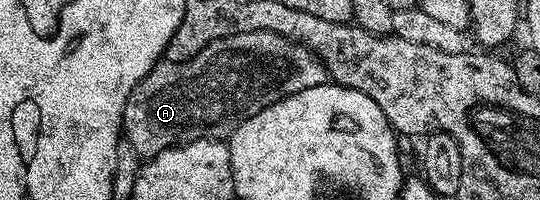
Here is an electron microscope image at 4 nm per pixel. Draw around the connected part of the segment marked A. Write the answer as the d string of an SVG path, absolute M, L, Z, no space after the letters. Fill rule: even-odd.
M254 30L214 41L187 61L161 60L140 79L140 83L128 95L122 112L122 131L125 144L134 148L139 159L160 155L173 145L183 145L195 135L213 135L218 139L229 138L234 126L244 119L272 107L281 97L296 95L308 87L325 85L328 72L323 60L313 50L297 40L268 30Z

